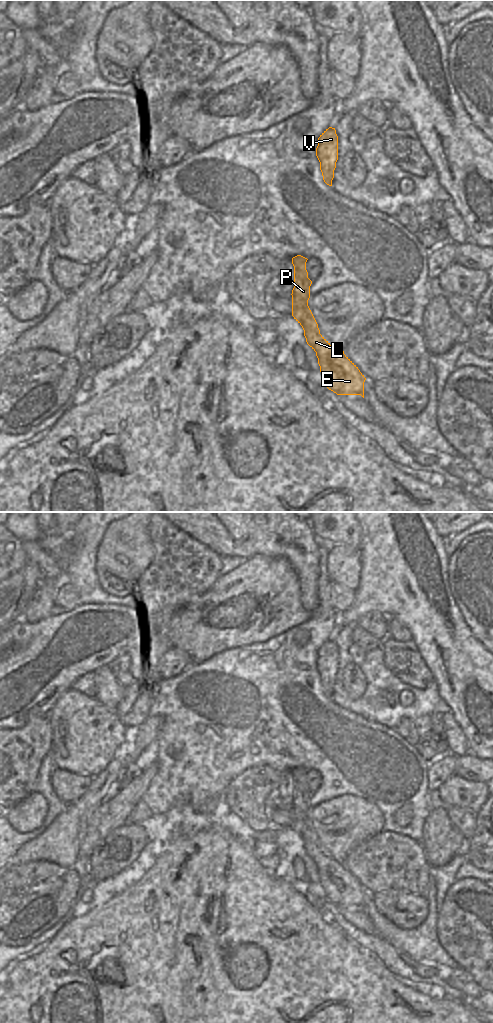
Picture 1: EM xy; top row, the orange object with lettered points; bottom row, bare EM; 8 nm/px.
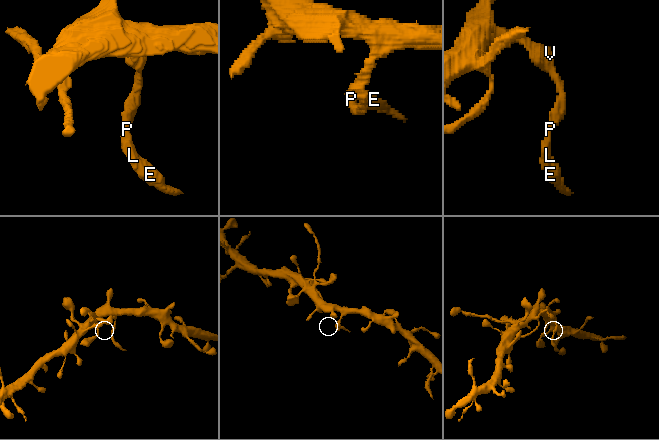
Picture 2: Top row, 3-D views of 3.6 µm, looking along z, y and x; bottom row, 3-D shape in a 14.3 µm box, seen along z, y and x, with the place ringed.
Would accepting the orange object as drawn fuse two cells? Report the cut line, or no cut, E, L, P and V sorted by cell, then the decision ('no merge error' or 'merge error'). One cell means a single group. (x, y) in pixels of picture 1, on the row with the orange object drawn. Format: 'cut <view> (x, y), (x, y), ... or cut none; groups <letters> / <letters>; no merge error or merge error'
cut xy (333, 174), (325, 174), (323, 176); groups E L P / V; merge error

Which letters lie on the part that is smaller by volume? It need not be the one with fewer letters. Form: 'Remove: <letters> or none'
Remove: E, L, P

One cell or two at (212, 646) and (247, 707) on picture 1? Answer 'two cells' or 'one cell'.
two cells

